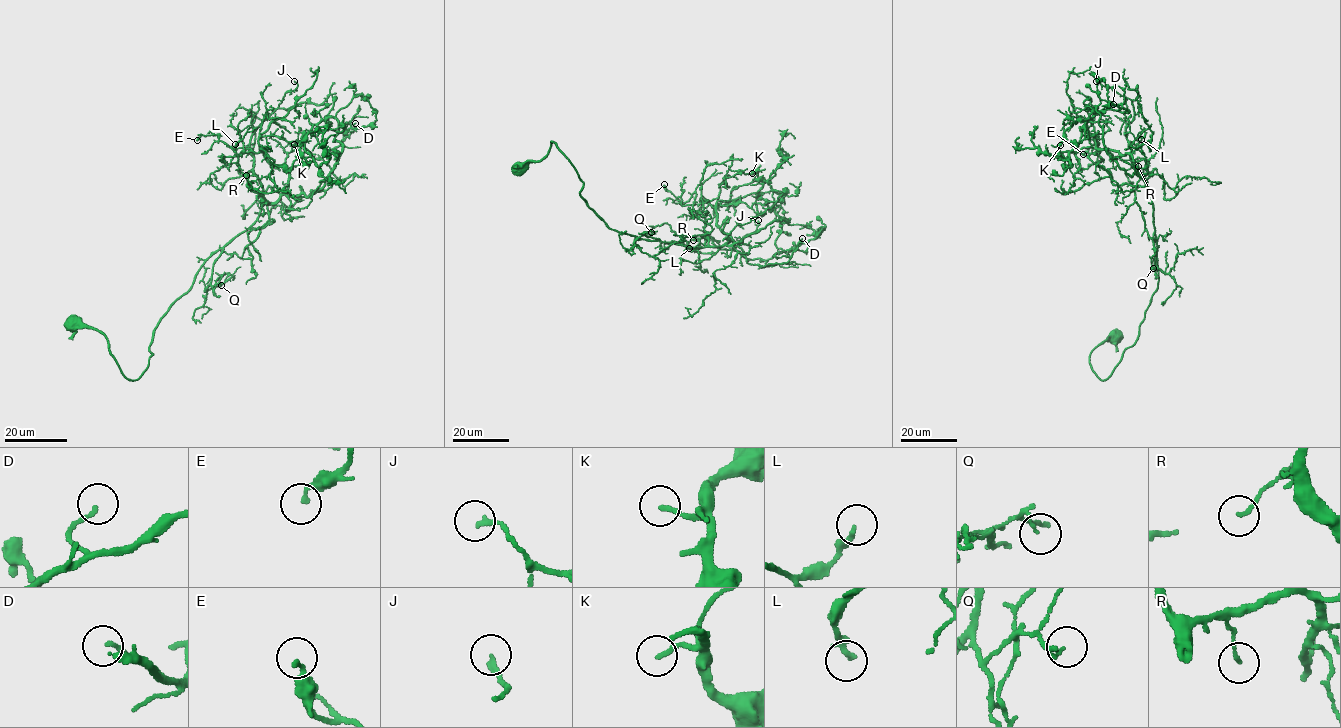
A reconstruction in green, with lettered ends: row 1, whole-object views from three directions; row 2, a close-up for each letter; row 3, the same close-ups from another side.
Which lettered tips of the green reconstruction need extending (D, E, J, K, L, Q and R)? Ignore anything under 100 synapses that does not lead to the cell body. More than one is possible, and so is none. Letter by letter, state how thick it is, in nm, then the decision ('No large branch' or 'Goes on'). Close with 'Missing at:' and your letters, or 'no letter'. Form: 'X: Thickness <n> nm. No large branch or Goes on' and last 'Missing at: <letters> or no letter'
D: Thickness 140 nm. No large branch
E: Thickness 190 nm. No large branch
J: Thickness 200 nm. No large branch
K: Thickness 150 nm. No large branch
L: Thickness 170 nm. No large branch
Q: Thickness 70 nm. No large branch
R: Thickness 120 nm. No large branch
Missing at: no letter

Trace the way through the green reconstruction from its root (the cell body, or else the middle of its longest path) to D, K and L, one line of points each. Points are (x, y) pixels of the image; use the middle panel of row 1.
D: (520, 168), (552, 141), (587, 204), (641, 238), (719, 247), (789, 219), (779, 216), (775, 246), (802, 238)
K: (520, 168), (543, 160), (552, 141), (610, 228), (697, 248), (788, 222), (772, 209), (781, 193), (752, 173)
L: (520, 168), (543, 160), (552, 141), (583, 182), (580, 195), (610, 228), (700, 248), (704, 235), (689, 248)

